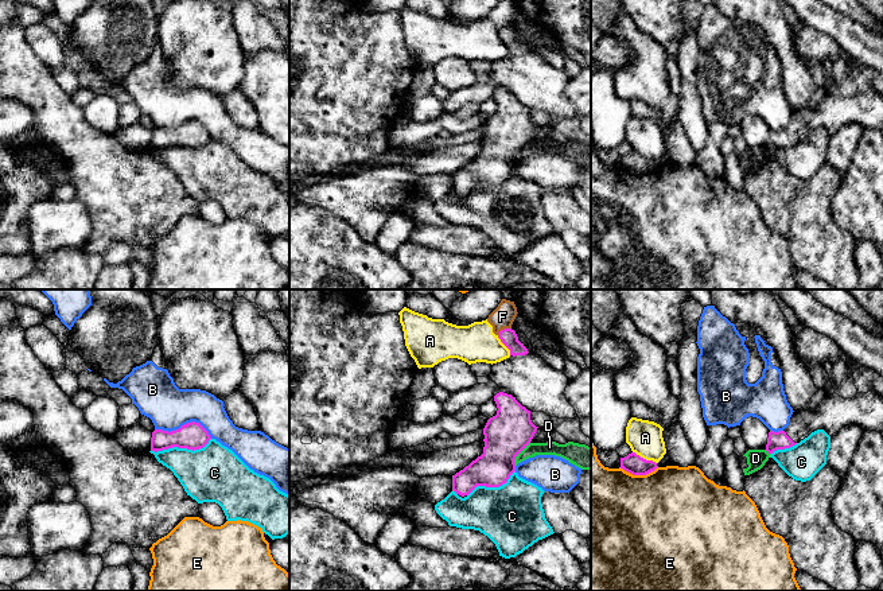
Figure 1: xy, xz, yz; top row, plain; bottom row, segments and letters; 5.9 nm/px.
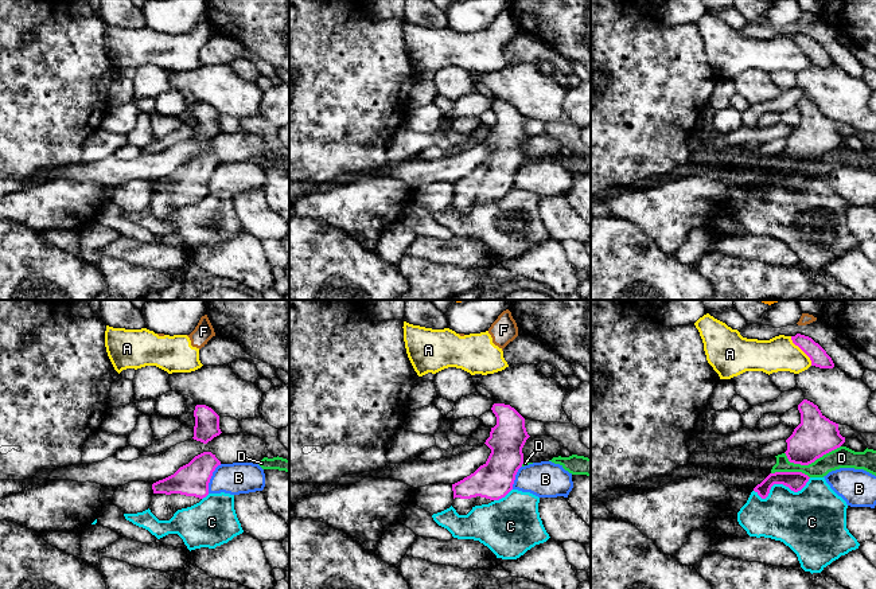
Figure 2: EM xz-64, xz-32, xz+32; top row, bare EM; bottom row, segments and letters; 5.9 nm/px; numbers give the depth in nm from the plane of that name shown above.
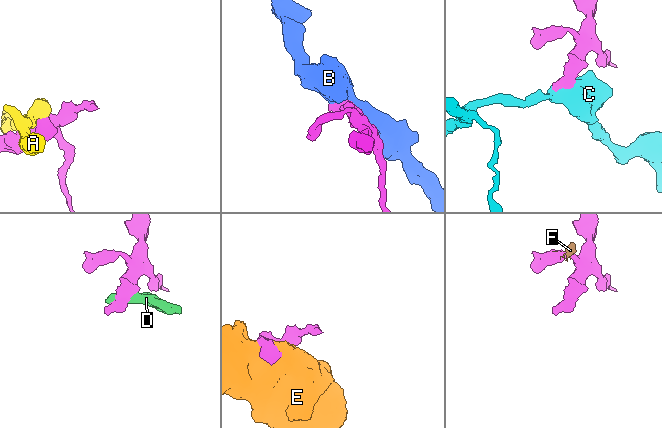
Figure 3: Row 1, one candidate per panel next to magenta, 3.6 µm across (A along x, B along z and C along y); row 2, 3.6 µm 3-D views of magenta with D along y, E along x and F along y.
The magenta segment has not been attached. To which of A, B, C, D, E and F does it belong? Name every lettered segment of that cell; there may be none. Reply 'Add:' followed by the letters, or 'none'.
Add: none

